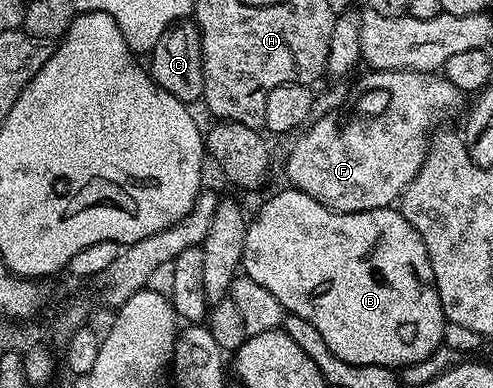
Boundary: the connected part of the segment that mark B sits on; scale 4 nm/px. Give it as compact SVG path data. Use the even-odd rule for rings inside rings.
M284 190L278 195L271 196L258 209L257 216L254 219L252 216L248 220L240 270L247 277L251 277L251 281L263 285L263 289L271 289L271 293L275 293L275 301L279 301L288 314L303 317L303 321L311 321L311 325L315 325L315 329L319 329L323 341L327 341L327 349L331 349L331 353L335 353L335 357L339 357L345 363L350 363L356 367L359 365L383 365L394 369L404 369L423 361L423 357L431 357L431 353L435 353L435 349L439 349L444 344L447 317L443 313L443 305L439 301L427 245L423 245L423 237L419 237L419 233L415 233L411 221L407 221L407 217L403 217L400 210L393 207L343 213L319 205L319 201L307 197L307 193L302 191Z

